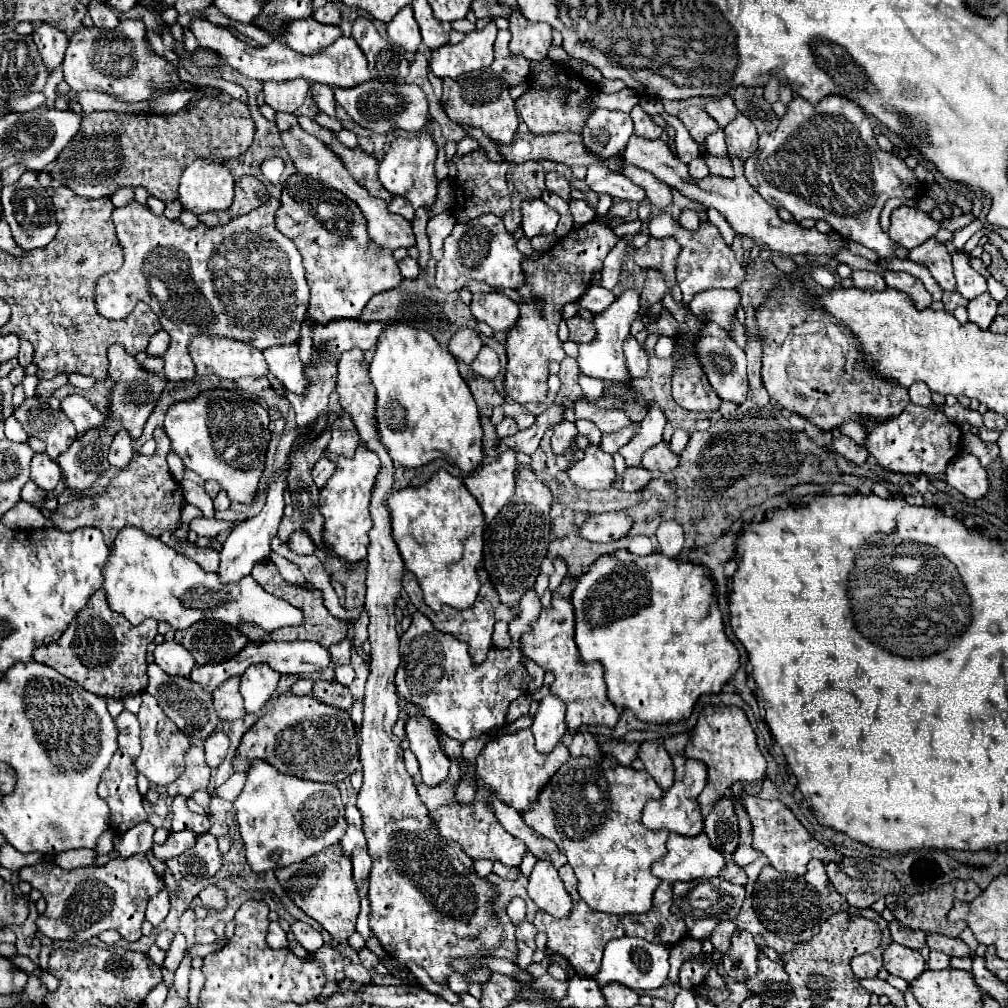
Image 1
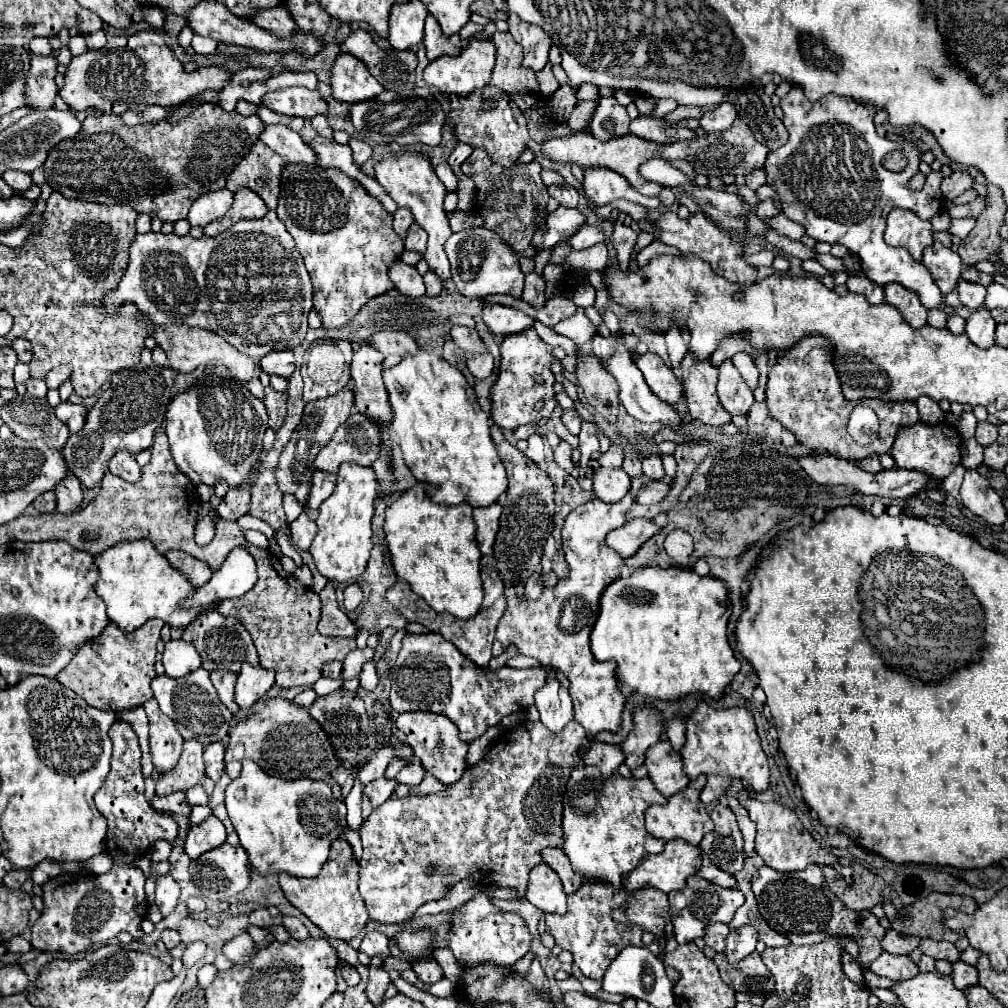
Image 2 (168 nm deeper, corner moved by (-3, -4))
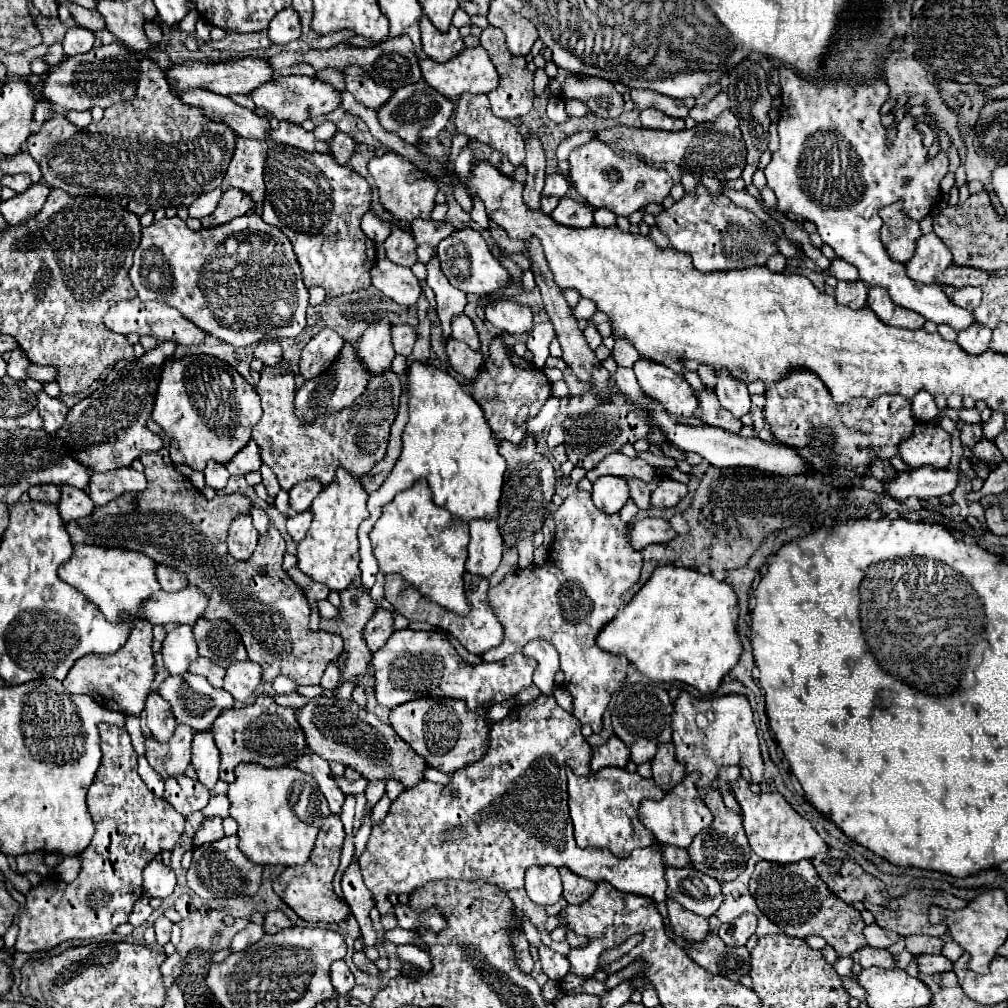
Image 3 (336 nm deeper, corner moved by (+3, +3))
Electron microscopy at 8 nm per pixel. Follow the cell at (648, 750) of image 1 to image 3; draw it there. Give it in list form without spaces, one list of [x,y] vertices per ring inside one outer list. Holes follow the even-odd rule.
[[[660,744],[658,752],[652,760],[652,772],[654,772],[654,782],[664,790],[672,790],[682,778],[684,778],[684,766],[676,760],[674,756],[674,744]]]

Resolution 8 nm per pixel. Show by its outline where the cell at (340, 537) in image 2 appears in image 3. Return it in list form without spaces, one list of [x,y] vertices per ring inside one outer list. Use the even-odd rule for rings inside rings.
[[[338,470],[332,484],[322,488],[322,492],[312,502],[310,510],[314,514],[314,520],[306,538],[298,544],[296,566],[314,582],[326,584],[328,590],[342,592],[352,584],[354,578],[360,576],[358,526],[362,524],[362,520],[370,516],[366,508],[366,500],[368,500],[368,494],[360,486],[360,482],[354,480],[346,470]]]

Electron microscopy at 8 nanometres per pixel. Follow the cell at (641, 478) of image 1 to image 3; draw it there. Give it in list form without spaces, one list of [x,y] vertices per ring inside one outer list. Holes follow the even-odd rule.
[[[666,478],[654,492],[652,492],[652,506],[654,508],[674,508],[680,500],[688,494],[688,486],[676,480]]]

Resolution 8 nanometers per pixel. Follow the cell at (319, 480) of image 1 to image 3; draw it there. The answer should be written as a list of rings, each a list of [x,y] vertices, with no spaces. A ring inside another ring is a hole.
[[[304,480],[302,484],[296,484],[290,490],[290,508],[294,512],[310,510],[310,504],[318,496],[320,490],[322,490],[322,484],[318,484],[316,480]]]

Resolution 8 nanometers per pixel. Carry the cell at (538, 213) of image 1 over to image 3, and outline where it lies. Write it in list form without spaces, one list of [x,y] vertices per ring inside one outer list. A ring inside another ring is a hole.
[[[562,198],[556,210],[552,212],[554,220],[572,228],[590,228],[594,224],[594,208],[588,204],[580,204],[572,198]]]

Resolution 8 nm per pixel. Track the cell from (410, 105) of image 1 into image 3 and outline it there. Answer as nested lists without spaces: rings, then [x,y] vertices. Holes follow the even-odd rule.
[[[420,80],[414,86],[410,84],[406,88],[396,90],[392,100],[388,100],[388,104],[384,104],[378,110],[378,120],[384,130],[398,134],[408,144],[414,144],[414,140],[418,140],[418,136],[422,136],[422,140],[426,140],[426,142],[436,138],[438,132],[446,128],[452,112],[454,112],[454,104],[450,100],[446,100],[444,96],[438,96],[438,92],[434,92],[434,88],[430,88],[424,80]]]

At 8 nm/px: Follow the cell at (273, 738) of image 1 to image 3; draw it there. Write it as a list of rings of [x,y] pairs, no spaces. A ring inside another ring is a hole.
[[[258,696],[254,704],[244,708],[224,710],[212,724],[210,734],[220,750],[222,766],[220,766],[220,780],[234,782],[234,768],[238,764],[256,762],[262,766],[284,766],[292,764],[294,756],[308,752],[306,738],[302,736],[302,728],[298,726],[296,712],[290,708],[282,708],[274,704],[272,696]]]

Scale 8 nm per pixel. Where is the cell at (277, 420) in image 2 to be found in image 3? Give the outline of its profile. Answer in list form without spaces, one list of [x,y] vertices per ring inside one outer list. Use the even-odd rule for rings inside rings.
[[[286,360],[276,366],[264,366],[254,388],[262,400],[264,414],[254,426],[252,440],[260,446],[262,462],[276,472],[282,490],[290,490],[298,482],[310,478],[328,486],[338,468],[348,470],[354,478],[362,478],[376,462],[384,460],[390,426],[396,420],[402,396],[402,380],[392,368],[372,376],[366,392],[356,398],[354,406],[332,416],[318,416],[314,422],[304,422],[294,412],[296,384],[294,372]]]

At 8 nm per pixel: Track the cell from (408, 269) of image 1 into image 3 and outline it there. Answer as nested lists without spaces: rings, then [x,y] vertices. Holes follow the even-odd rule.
[[[386,258],[378,260],[374,268],[370,270],[372,284],[390,300],[394,300],[400,306],[416,306],[422,290],[418,278],[412,274],[410,268],[398,266]]]

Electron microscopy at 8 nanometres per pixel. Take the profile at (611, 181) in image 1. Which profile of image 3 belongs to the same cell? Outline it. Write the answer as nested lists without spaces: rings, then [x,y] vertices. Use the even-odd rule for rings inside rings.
[[[592,140],[574,148],[568,156],[570,178],[574,182],[576,192],[594,208],[610,208],[618,216],[630,216],[634,210],[644,208],[652,202],[662,204],[662,200],[670,194],[672,178],[666,170],[658,170],[648,166],[634,152],[614,152],[610,144],[602,140]]]

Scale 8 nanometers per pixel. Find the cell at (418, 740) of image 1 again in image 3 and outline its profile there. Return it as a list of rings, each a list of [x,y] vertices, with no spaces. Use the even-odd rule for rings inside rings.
[[[454,698],[410,700],[390,710],[390,726],[404,742],[408,742],[408,746],[418,756],[422,756],[428,762],[428,766],[444,774],[454,774],[456,770],[474,764],[488,752],[490,722],[486,720],[486,706],[466,710],[464,700]]]

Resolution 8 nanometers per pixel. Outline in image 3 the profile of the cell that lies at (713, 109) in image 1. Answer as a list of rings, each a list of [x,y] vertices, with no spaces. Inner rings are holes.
[[[720,92],[720,94],[714,96],[708,104],[690,108],[690,110],[688,110],[688,116],[690,116],[692,120],[696,120],[696,122],[710,122],[710,120],[716,120],[716,116],[718,116],[722,110],[726,110],[728,104],[730,104],[728,96],[726,96],[724,92]]]

